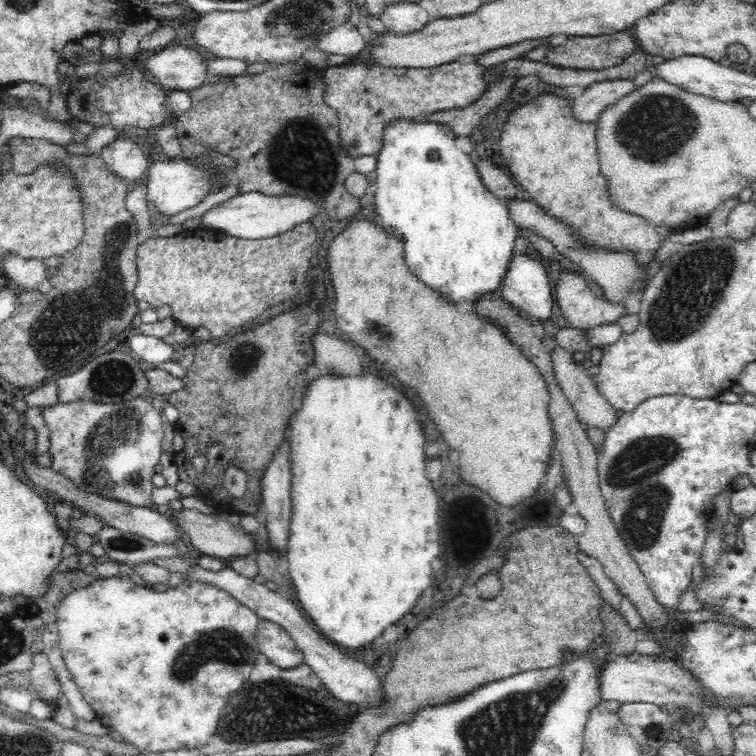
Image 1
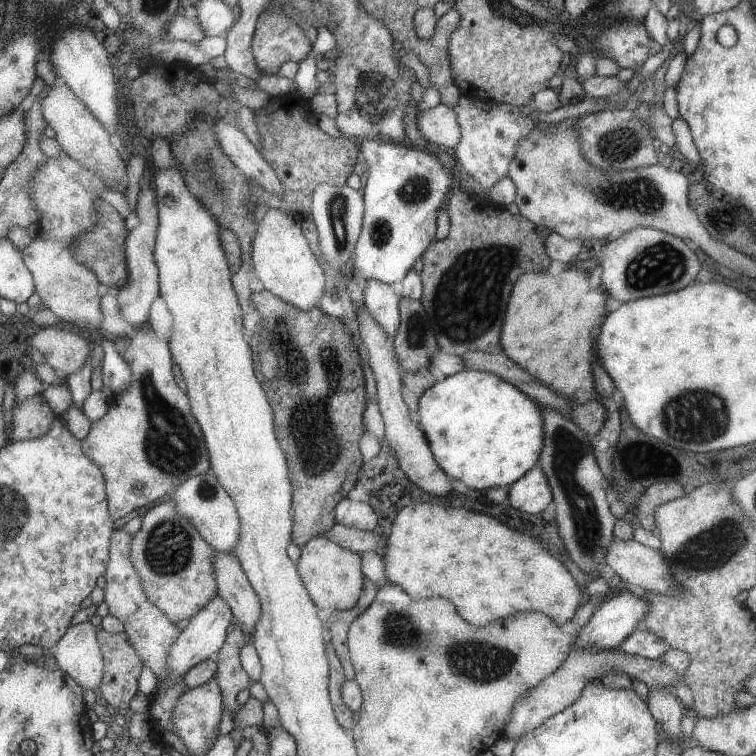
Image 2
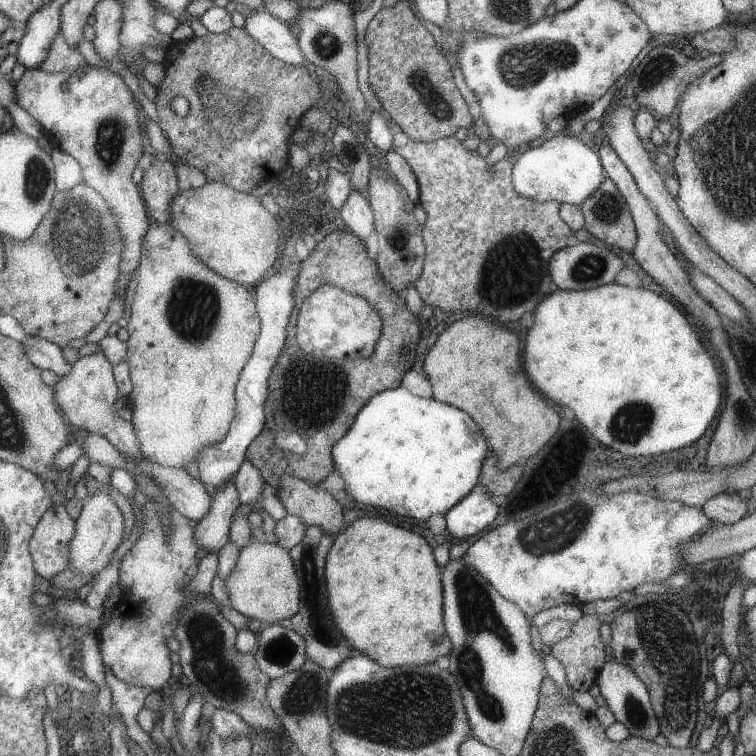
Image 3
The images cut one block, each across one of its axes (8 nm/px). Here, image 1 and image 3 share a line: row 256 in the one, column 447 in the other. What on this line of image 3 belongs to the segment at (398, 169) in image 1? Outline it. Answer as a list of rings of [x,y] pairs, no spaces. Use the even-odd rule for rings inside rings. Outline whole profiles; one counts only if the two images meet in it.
[[[402,386],[374,394],[330,453],[353,500],[413,520],[442,514],[449,538],[473,536],[497,516],[487,492],[475,488],[482,462],[490,454],[485,436],[465,412],[433,398],[416,397]]]

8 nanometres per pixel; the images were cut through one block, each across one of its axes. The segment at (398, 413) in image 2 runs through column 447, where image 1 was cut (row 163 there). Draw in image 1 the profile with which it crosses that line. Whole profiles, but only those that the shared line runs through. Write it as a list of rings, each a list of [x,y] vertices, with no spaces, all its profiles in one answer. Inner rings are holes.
[[[490,158],[487,161],[481,161],[476,165],[476,169],[478,169],[478,173],[480,173],[480,177],[490,193],[504,202],[511,199],[529,200],[519,183],[506,172],[494,167]]]

